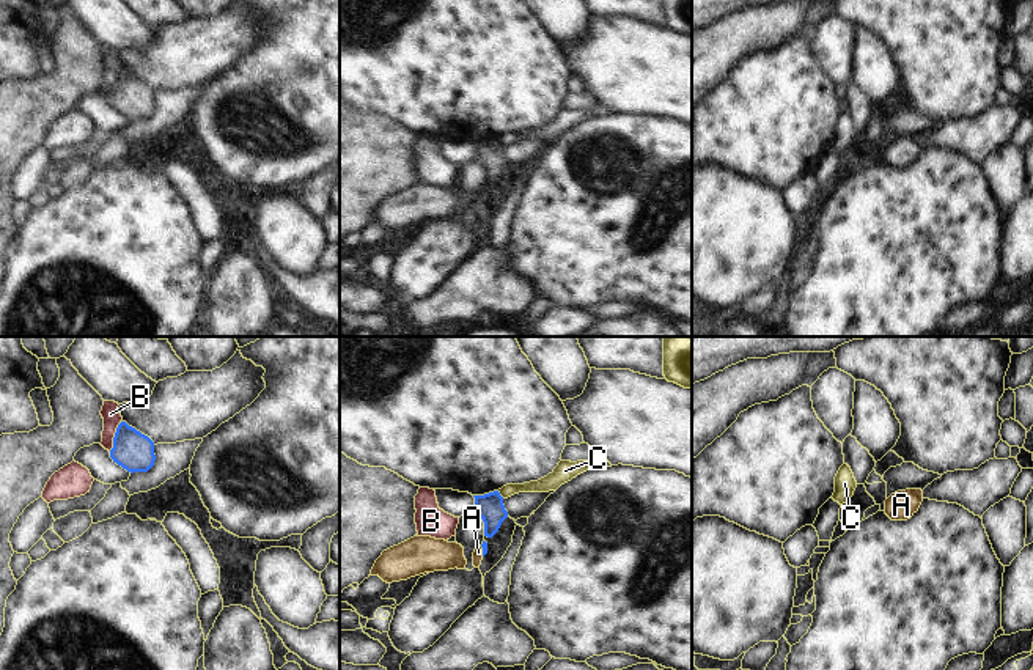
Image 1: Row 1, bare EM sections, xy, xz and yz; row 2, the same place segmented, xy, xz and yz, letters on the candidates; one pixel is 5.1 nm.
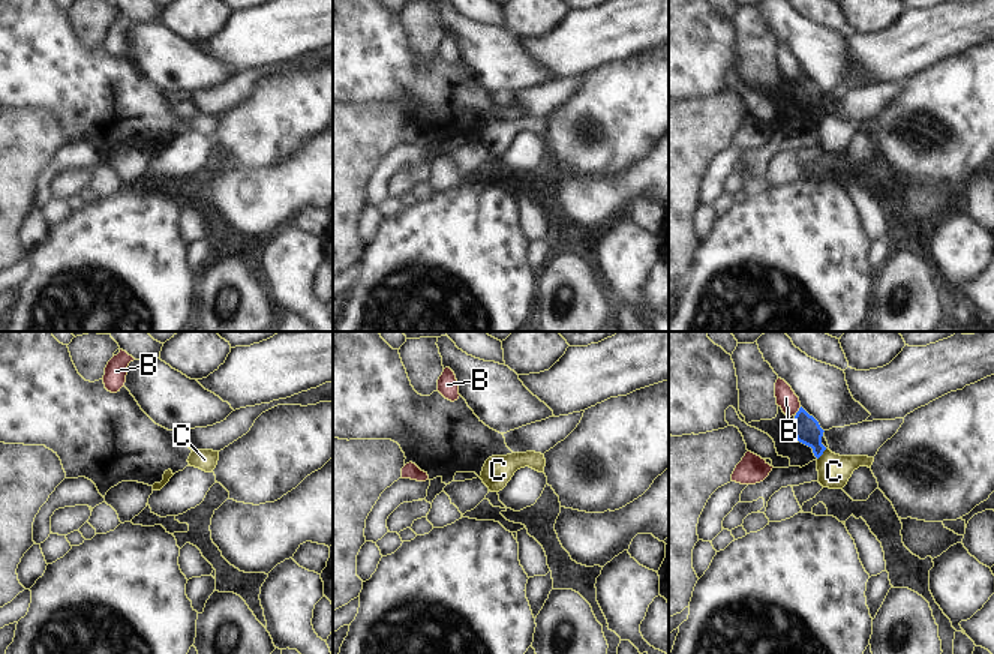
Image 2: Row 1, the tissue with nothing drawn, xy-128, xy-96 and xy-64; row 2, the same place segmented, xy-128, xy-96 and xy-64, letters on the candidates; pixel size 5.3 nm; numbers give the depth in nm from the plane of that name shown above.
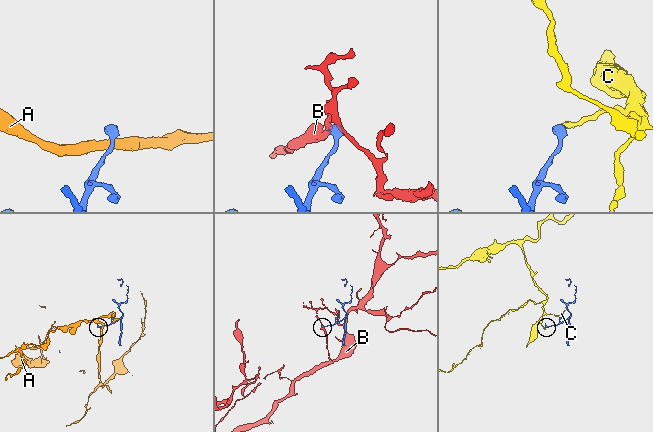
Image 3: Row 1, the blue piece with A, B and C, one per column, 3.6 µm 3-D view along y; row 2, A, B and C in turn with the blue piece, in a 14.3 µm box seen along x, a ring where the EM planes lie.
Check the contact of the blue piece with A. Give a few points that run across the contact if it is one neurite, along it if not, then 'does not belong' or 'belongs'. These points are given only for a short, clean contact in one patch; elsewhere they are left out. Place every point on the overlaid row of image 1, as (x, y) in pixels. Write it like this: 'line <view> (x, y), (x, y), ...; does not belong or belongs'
line xz (481, 546), (483, 555); does not belong

